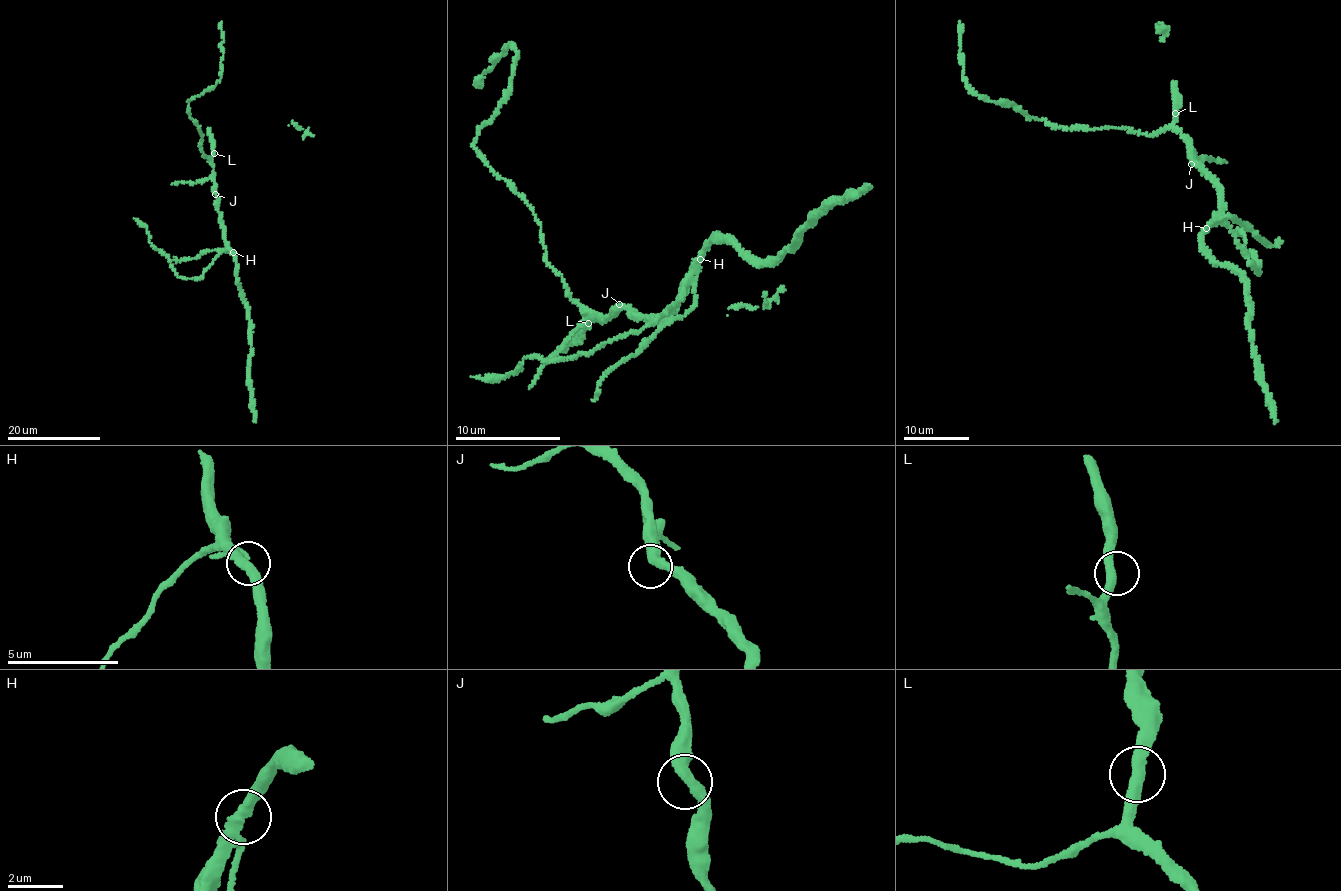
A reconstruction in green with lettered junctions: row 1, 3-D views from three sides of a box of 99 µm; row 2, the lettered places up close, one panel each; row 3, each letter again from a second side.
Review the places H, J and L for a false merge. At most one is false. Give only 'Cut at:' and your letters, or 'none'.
Cut at: H

